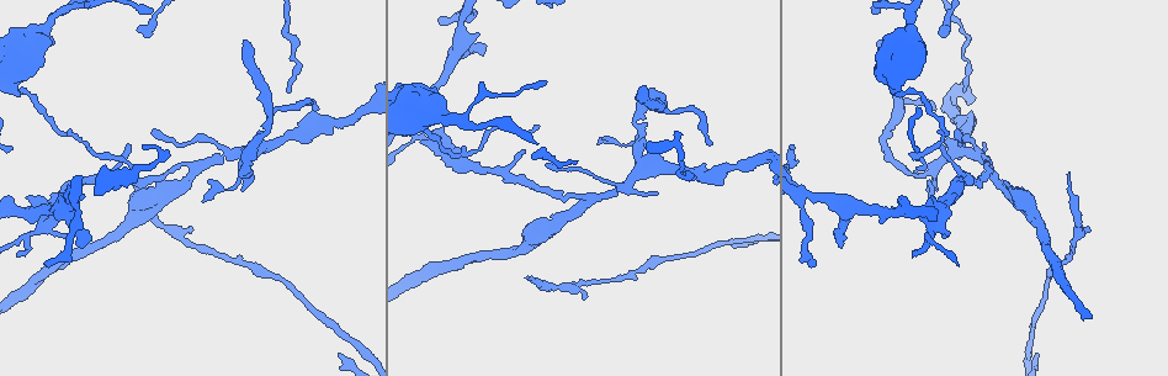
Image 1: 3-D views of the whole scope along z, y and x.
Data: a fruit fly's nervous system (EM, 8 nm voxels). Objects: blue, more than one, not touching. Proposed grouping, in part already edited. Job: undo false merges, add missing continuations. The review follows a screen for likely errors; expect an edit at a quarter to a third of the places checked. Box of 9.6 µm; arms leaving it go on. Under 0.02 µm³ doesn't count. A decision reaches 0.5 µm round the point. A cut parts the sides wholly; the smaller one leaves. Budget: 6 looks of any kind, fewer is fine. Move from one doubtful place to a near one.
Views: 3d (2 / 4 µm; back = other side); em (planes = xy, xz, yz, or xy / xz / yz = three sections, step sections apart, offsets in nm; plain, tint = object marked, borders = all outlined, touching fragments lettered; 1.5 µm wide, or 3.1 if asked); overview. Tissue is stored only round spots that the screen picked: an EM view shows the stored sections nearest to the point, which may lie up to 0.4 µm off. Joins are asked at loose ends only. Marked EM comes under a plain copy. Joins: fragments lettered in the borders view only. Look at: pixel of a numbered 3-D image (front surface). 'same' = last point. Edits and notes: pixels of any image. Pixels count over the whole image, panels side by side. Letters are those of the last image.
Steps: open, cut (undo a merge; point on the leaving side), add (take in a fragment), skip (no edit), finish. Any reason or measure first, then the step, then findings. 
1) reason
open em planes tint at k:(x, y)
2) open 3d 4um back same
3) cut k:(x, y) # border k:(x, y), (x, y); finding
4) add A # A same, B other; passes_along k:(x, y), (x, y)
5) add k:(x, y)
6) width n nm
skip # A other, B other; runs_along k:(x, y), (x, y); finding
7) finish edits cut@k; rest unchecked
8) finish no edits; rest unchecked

tapers out
open 3d 4um at 1:(955, 132)

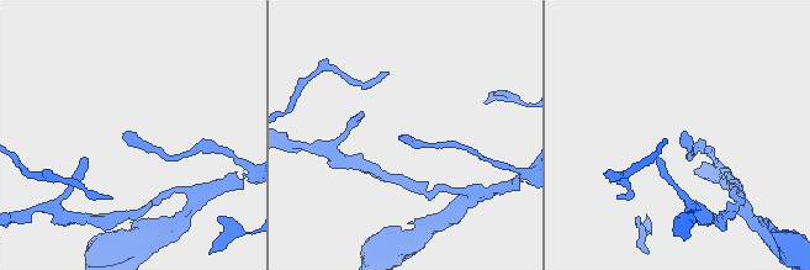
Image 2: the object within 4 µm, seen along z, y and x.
now the EM
open em xy step 4 tint at 2:(123, 135)

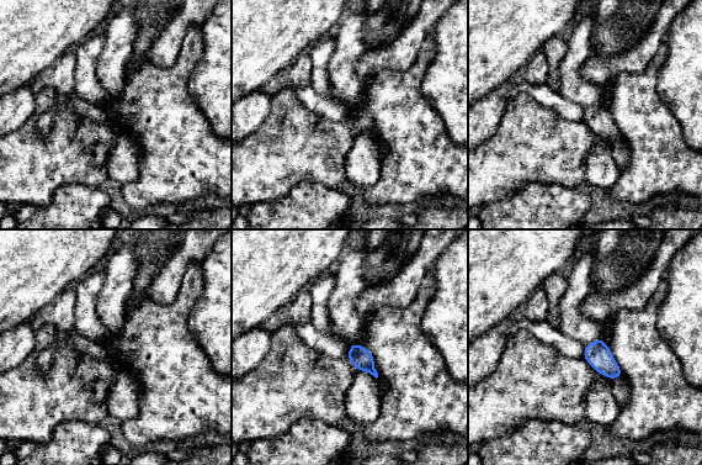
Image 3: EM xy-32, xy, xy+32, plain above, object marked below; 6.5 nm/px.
another direction
open em planes borders same

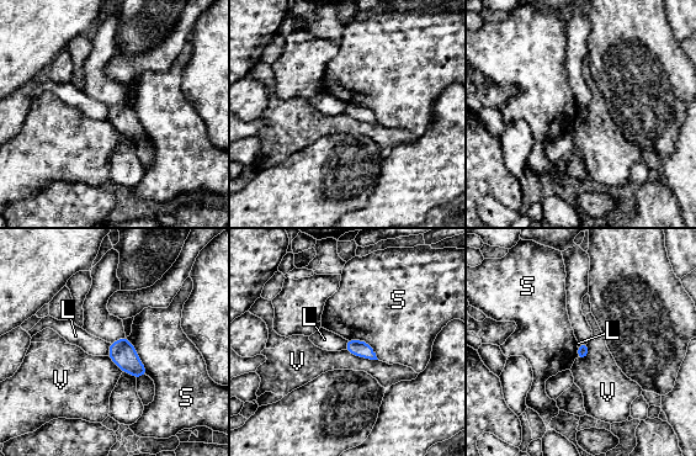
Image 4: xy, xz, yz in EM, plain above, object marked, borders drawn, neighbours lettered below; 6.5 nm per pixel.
width 80 nm
skip # L other, S other, V other; border 4:(110, 343), (106, 355); none of them fits

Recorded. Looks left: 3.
branch stops here
open 3d 2um at 1:(63, 233)

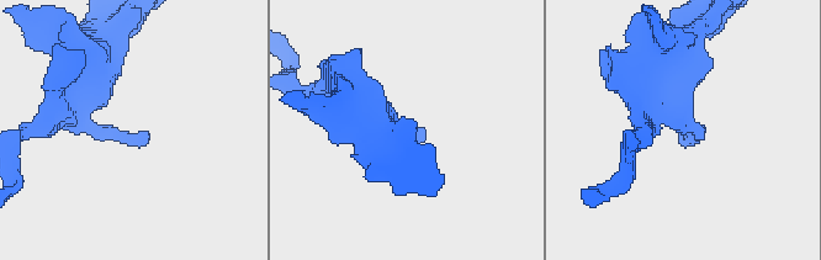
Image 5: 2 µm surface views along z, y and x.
now the EM
open em planes borders at 5:(422, 127)

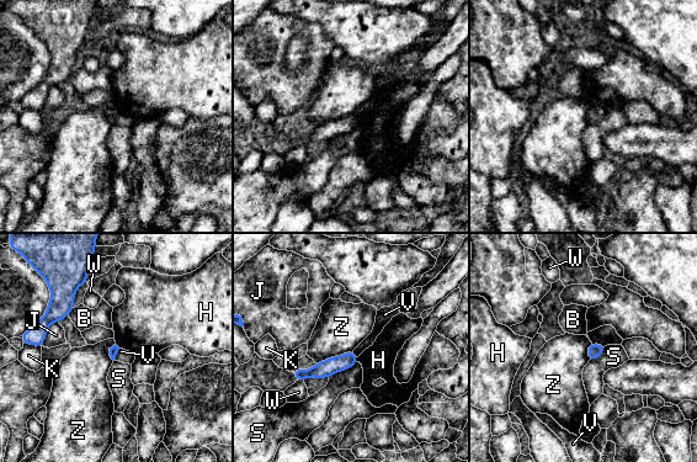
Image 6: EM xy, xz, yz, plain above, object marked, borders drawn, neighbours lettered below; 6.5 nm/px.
skip # B other, H other, J other, K other, S other, V other, W other, Z other; border 6:(352, 350), (326, 357), (315, 364); no lettered fragment goes on from it

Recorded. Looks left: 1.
an open end
open em planes borders at 1:(546, 80)

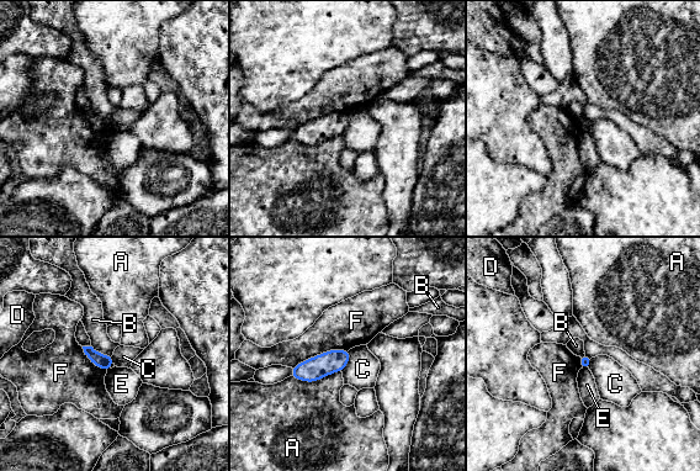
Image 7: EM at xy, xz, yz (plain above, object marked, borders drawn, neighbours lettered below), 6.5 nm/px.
longest_contact F 400 nm
skip # A other, B other, C other, D other, E other, F other; no lettered fragment goes on from it

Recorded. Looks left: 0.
finish no edits; rest unchecked

